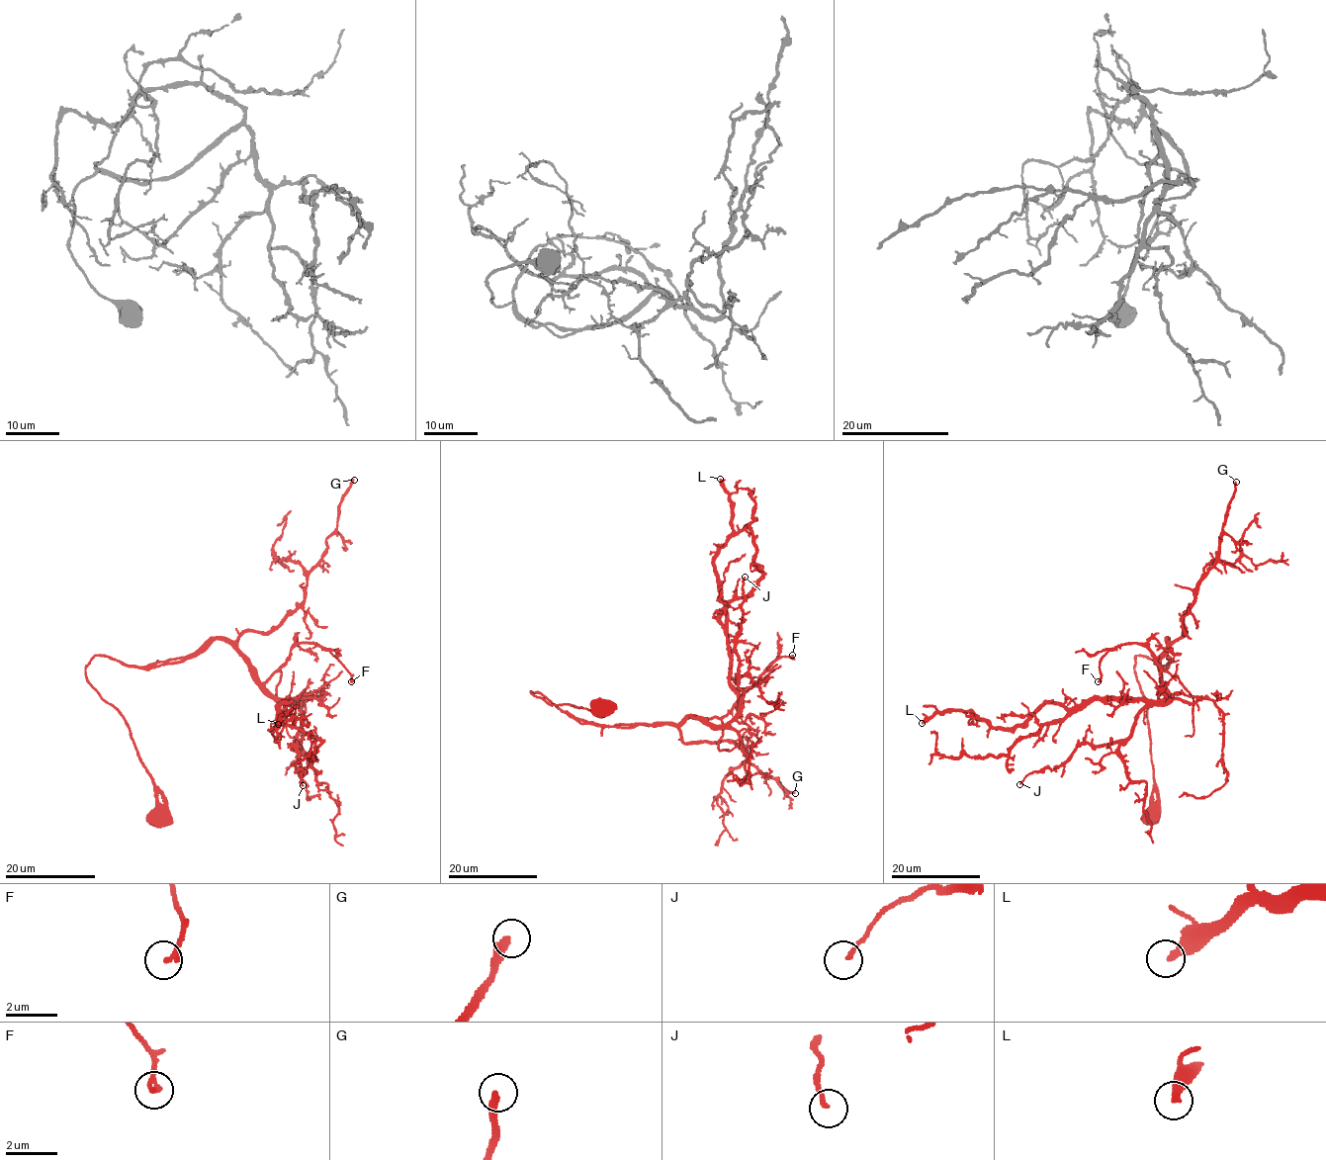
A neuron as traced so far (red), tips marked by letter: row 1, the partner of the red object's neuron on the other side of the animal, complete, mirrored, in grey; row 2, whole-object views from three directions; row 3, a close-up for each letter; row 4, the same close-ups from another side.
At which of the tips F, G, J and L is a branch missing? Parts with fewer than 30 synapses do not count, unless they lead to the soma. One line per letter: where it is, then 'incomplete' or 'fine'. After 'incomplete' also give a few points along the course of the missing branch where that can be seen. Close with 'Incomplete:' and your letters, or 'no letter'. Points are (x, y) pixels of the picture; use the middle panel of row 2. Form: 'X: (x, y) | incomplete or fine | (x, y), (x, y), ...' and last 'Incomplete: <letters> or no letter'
F: (792, 655) | fine
G: (795, 793) | incomplete | (795, 793), (817, 811), (825, 825), (834, 824)
J: (745, 577) | fine
L: (720, 479) | fine
Incomplete: G

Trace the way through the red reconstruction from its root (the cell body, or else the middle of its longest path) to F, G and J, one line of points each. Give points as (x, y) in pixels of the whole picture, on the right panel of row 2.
F: (1151, 818), (1134, 665), (1166, 667), (1167, 639), (1160, 682), (1140, 644), (1112, 648), (1098, 681)
G: (1151, 818), (1158, 790), (1135, 657), (1166, 667), (1167, 639), (1186, 633), (1184, 615), (1219, 556), (1236, 482)
J: (1151, 818), (1134, 665), (1166, 667), (1167, 639), (1168, 700), (1126, 738), (1081, 744), (1019, 784)

